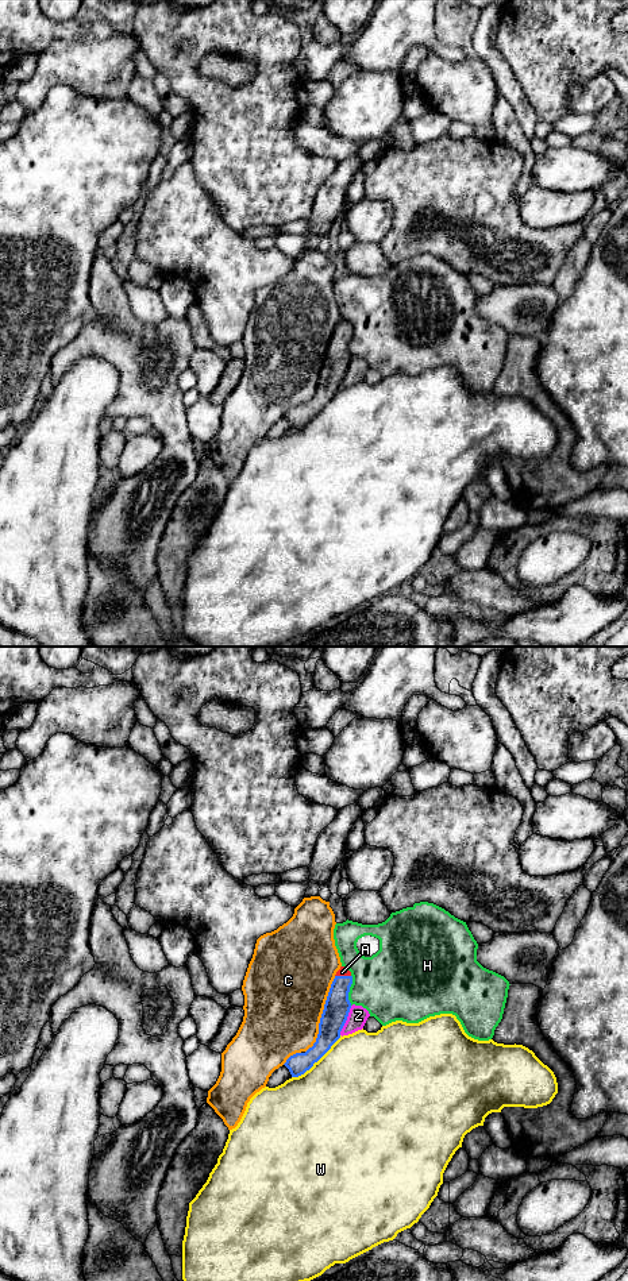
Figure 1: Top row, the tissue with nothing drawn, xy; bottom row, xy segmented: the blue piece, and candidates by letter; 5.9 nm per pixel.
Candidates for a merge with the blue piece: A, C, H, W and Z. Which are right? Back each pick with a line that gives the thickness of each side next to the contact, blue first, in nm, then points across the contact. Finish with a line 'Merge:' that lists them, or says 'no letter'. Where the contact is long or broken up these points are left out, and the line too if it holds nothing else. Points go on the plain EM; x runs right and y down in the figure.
A: 150/50 nm
Merge: A

